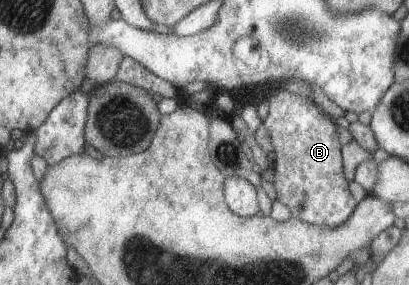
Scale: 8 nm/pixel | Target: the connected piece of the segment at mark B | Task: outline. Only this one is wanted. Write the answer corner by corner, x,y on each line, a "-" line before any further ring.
281,88
269,100
269,112
263,126
271,136
275,151
274,187
276,200
289,208
293,217
299,218
313,226
337,228
355,212
358,202
350,191
349,181
343,174
341,158
341,141
338,138
338,125
328,114
324,113
312,99
295,95

